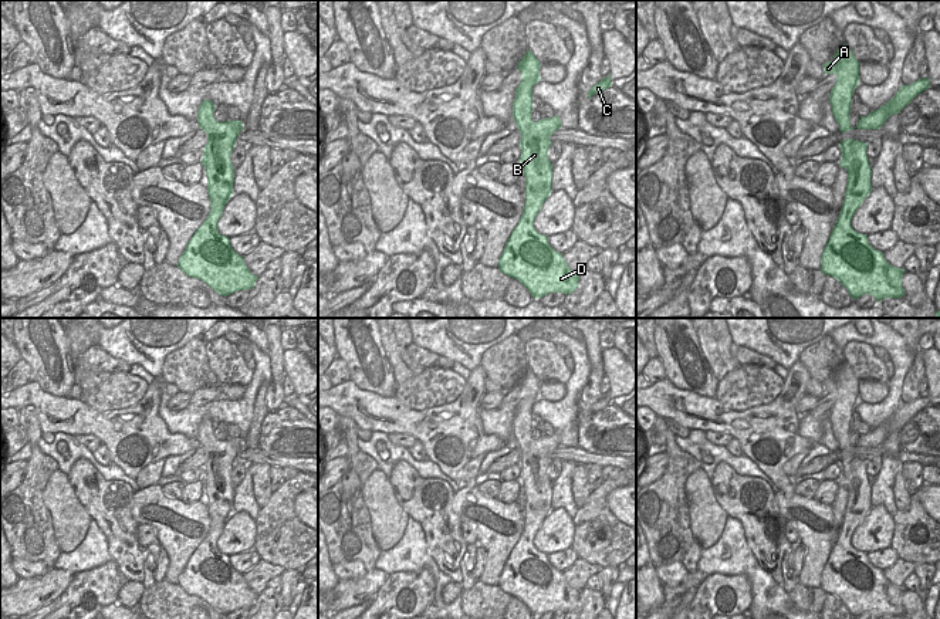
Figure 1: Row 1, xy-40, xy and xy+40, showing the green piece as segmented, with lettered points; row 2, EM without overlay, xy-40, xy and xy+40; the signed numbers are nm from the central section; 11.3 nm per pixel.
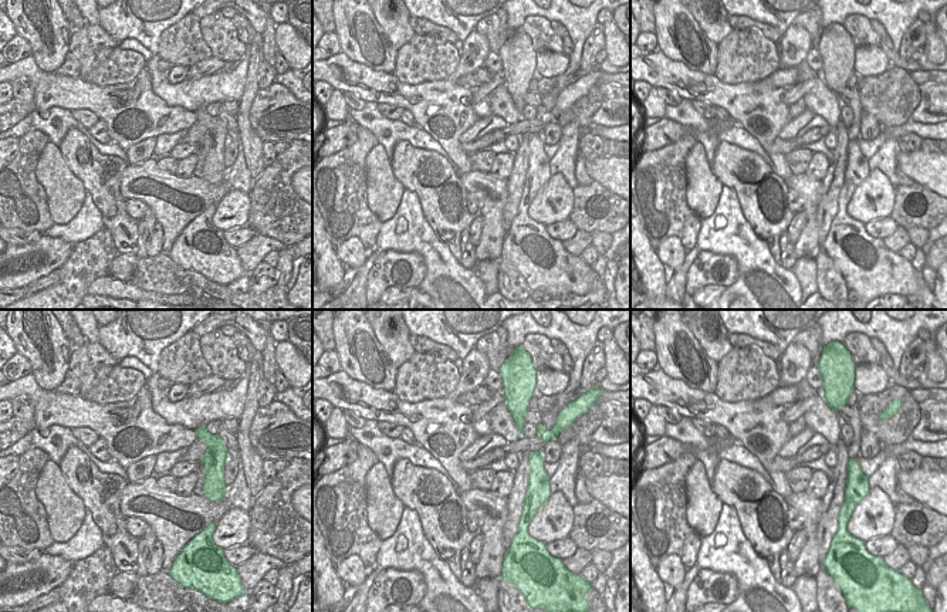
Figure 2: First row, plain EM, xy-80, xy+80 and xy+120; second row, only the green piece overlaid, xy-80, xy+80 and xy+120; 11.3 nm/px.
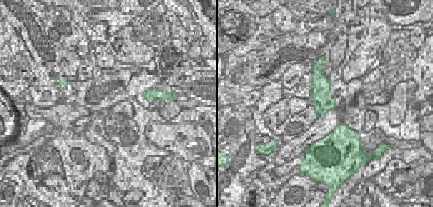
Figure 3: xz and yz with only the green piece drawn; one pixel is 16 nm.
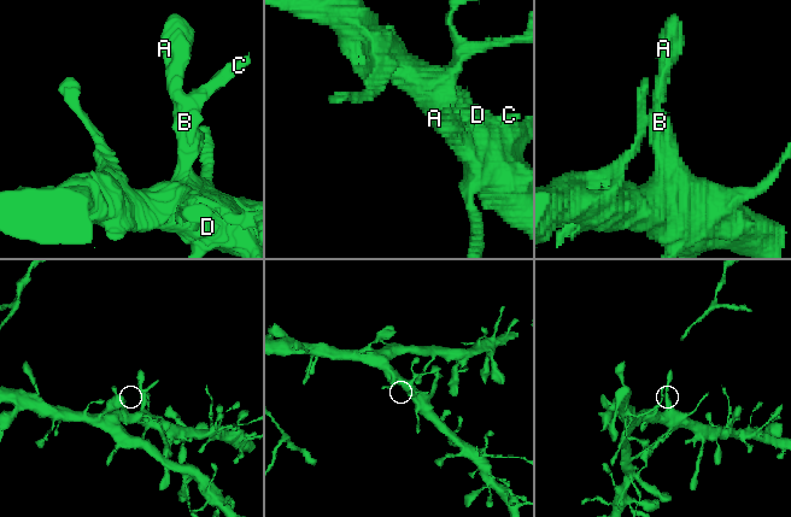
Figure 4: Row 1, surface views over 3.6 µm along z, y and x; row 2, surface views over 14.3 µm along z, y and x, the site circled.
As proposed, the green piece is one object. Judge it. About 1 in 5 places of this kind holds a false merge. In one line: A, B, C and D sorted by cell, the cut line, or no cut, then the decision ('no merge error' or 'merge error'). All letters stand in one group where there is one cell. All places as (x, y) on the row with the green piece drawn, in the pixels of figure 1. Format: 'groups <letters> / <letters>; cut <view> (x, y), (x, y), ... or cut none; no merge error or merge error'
groups A B C D; cut none; no merge error

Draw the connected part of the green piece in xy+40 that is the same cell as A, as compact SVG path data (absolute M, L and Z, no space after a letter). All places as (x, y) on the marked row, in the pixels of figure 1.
M843 44L834 55L832 61L822 65L825 74L835 74L836 84L829 94L832 114L839 125L839 132L855 129L849 124L852 95L859 84L859 61L852 50Z

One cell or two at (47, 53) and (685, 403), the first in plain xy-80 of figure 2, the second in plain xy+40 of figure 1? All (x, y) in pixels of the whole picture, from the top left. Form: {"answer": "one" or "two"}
{"answer": "two"}

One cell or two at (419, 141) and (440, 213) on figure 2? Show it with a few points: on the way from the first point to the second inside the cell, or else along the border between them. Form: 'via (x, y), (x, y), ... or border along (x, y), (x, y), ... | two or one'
border along (389, 159), (408, 141), (450, 164) | two

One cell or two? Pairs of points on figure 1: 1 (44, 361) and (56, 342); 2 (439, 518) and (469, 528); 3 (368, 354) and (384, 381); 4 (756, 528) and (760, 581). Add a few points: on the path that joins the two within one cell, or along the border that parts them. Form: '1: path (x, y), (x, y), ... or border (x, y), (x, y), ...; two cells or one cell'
1: path (47, 357), (47, 351), (51, 347); one cell
2: border (460, 523), (460, 534), (467, 544); two cells
3: path (368, 361), (378, 374); one cell
4: border (744, 535), (746, 544), (756, 561), (781, 587); two cells

